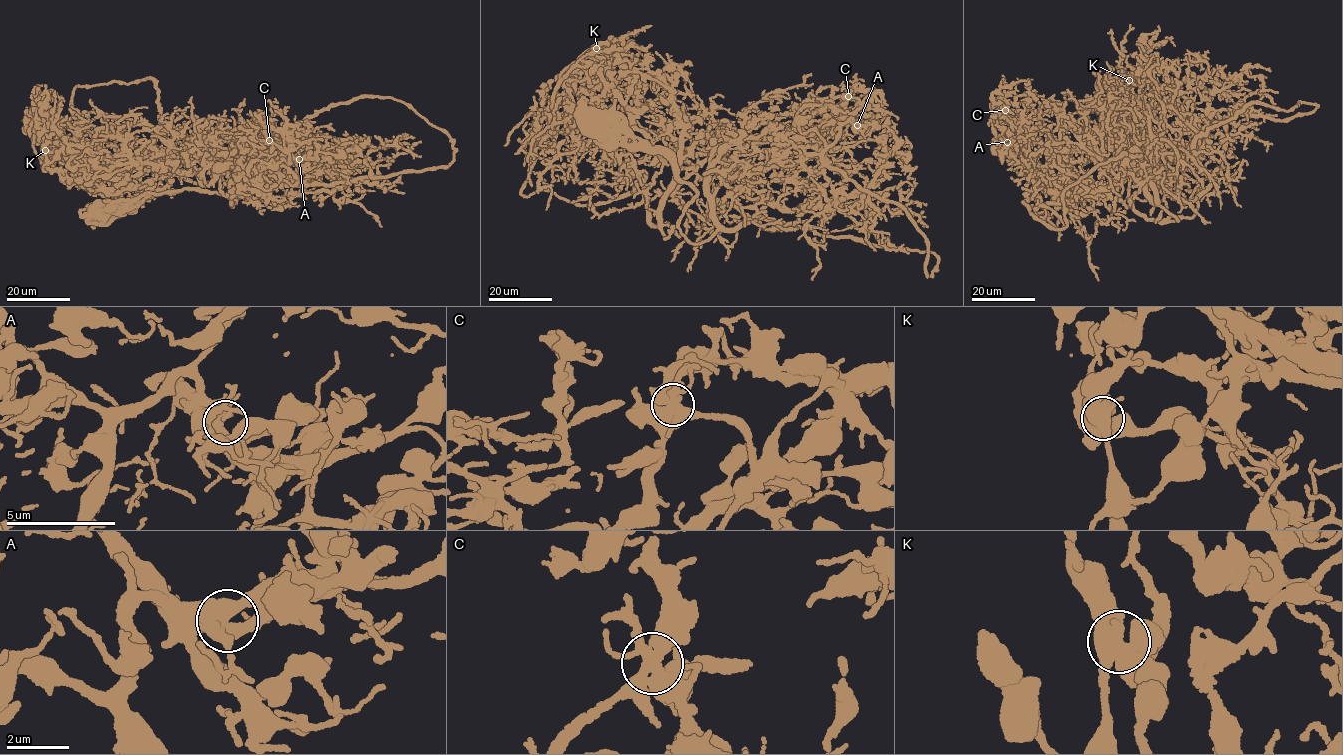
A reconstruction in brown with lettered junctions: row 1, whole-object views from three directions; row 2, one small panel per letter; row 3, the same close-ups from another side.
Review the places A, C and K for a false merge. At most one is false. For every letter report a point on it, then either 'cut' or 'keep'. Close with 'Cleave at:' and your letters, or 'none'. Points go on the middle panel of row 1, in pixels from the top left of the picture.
A: (857, 125) | keep
C: (848, 96) | keep
K: (596, 48) | keep
Cleave at: none

